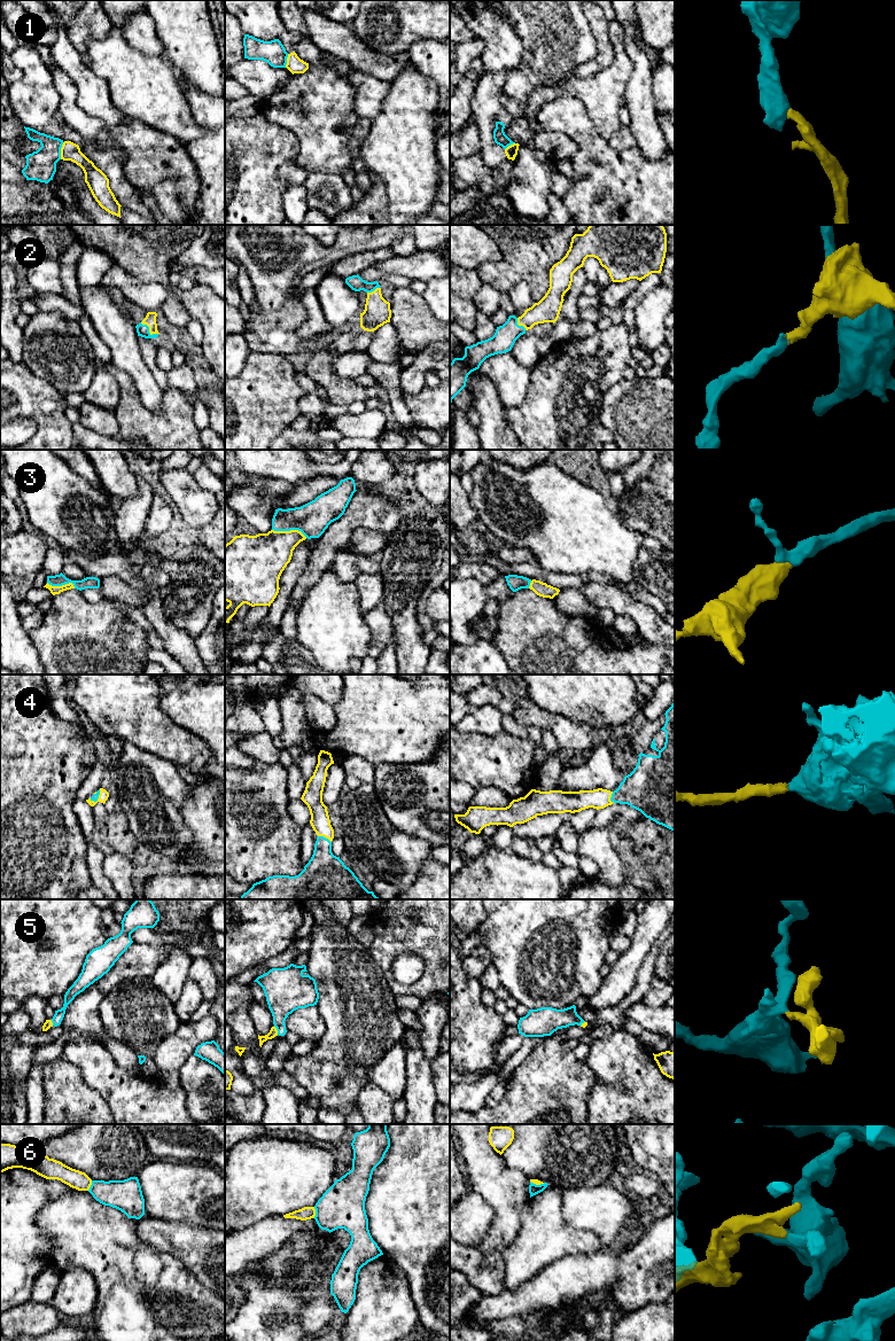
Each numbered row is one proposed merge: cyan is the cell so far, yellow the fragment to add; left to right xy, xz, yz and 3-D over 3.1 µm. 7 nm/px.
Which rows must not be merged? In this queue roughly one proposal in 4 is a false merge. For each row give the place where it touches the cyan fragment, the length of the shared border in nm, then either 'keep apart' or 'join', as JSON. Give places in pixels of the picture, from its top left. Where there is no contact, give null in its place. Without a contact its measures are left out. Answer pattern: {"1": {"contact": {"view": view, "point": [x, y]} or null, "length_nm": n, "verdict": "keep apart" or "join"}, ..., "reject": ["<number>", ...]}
{"1": {"contact": {"view": "xy", "point": [60, 150]}, "length_nm": 120, "verdict": "keep apart"}, "2": {"contact": {"view": "xy", "point": [148, 329]}, "length_nm": 150, "verdict": "join"}, "3": {"contact": {"view": "xz", "point": [289, 530]}, "length_nm": 260, "verdict": "join"}, "4": {"contact": {"view": "xz", "point": [325, 837]}, "length_nm": 110, "verdict": "join"}, "5": {"contact": {"view": "xz", "point": [277, 1029]}, "length_nm": 70, "verdict": "join"}, "6": {"contact": {"view": "xz", "point": [316, 1213]}, "length_nm": 80, "verdict": "keep apart"}, "reject": ["1", "6"]}

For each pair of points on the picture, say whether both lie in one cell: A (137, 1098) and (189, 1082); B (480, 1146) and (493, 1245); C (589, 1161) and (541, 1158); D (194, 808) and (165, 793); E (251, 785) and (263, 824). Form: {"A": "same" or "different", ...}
{"A": "different", "B": "same", "C": "same", "D": "different", "E": "same"}

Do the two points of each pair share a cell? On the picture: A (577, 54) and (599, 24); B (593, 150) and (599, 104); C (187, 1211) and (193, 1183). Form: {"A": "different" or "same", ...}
{"A": "different", "B": "different", "C": "same"}

